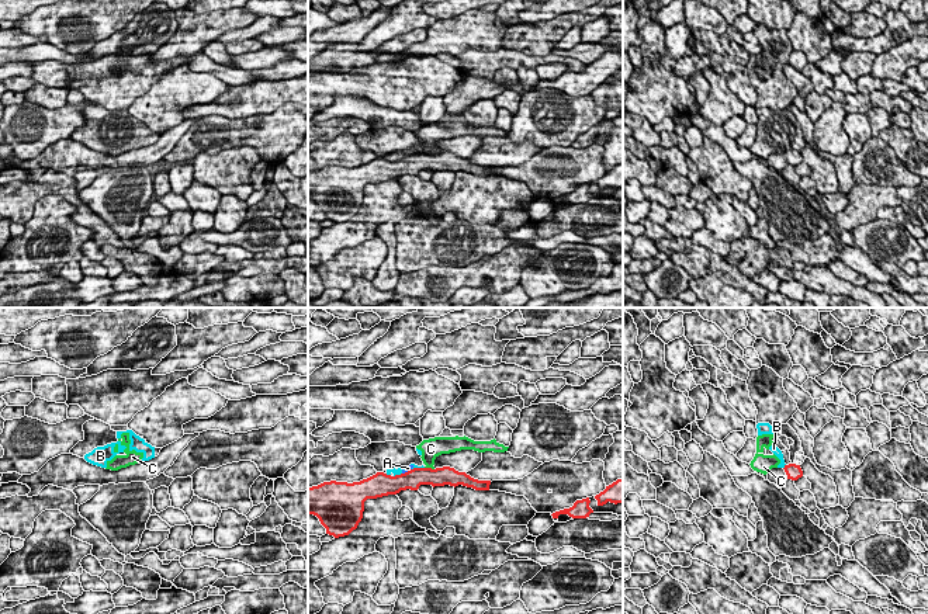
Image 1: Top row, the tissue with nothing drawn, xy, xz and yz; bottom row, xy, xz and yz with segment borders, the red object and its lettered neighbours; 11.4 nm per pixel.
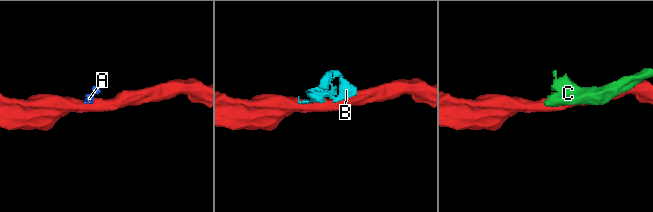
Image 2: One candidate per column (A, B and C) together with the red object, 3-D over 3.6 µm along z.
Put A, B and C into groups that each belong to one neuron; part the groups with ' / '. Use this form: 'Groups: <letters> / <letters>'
Groups: A B C

